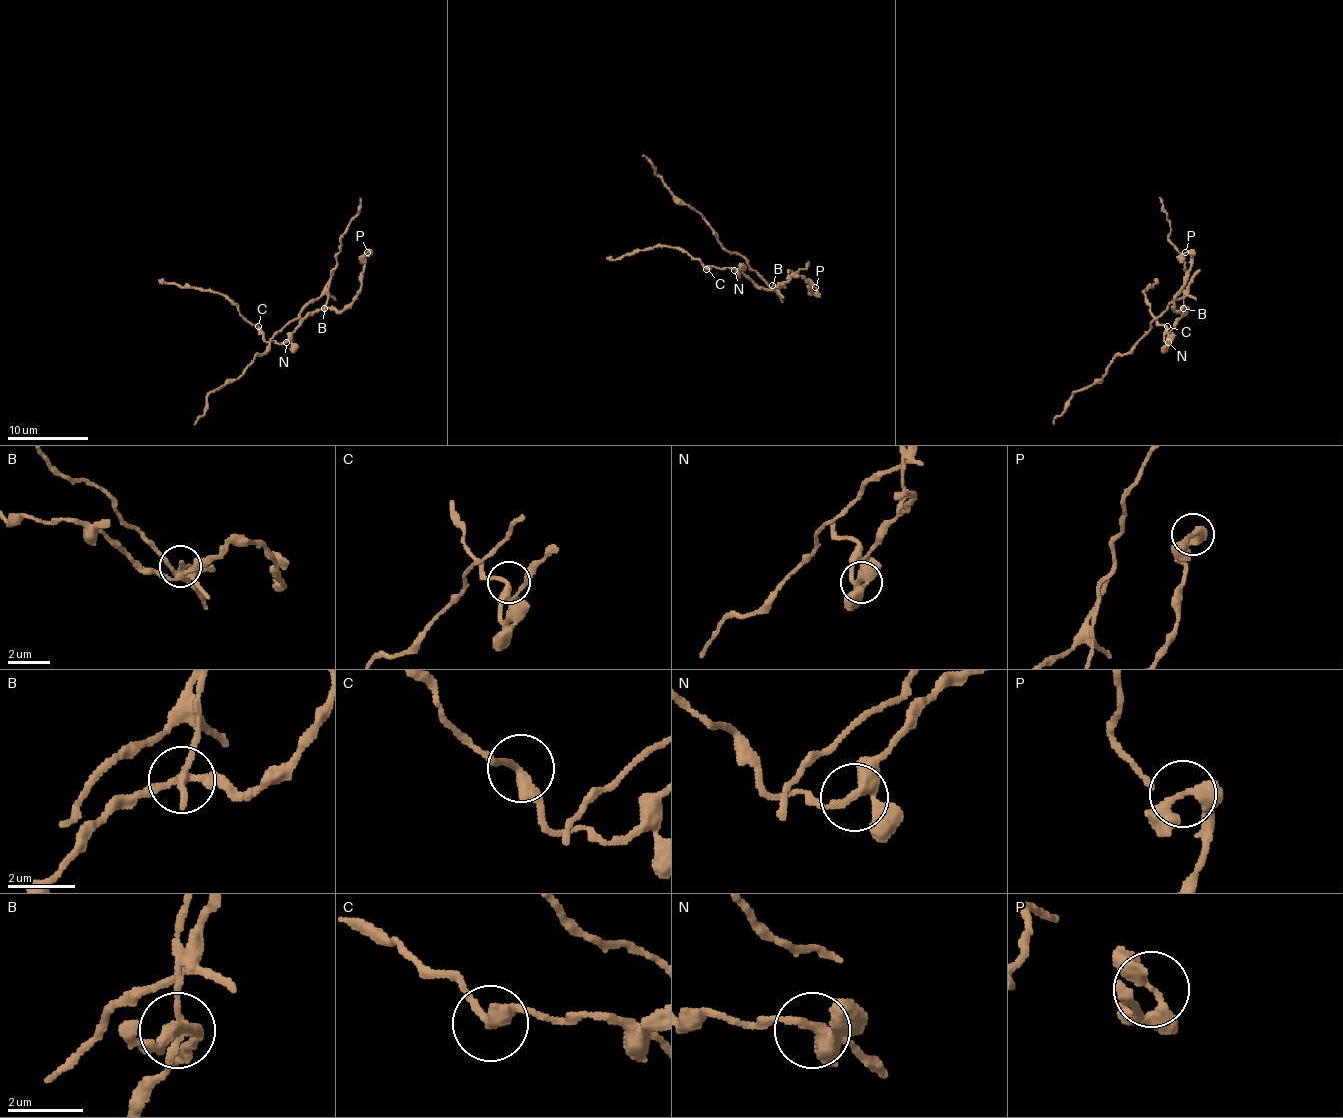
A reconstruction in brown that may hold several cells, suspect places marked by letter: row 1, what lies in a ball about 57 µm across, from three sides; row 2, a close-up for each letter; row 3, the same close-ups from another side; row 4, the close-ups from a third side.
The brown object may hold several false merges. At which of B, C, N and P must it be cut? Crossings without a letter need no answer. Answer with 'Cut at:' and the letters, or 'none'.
Cut at: B

